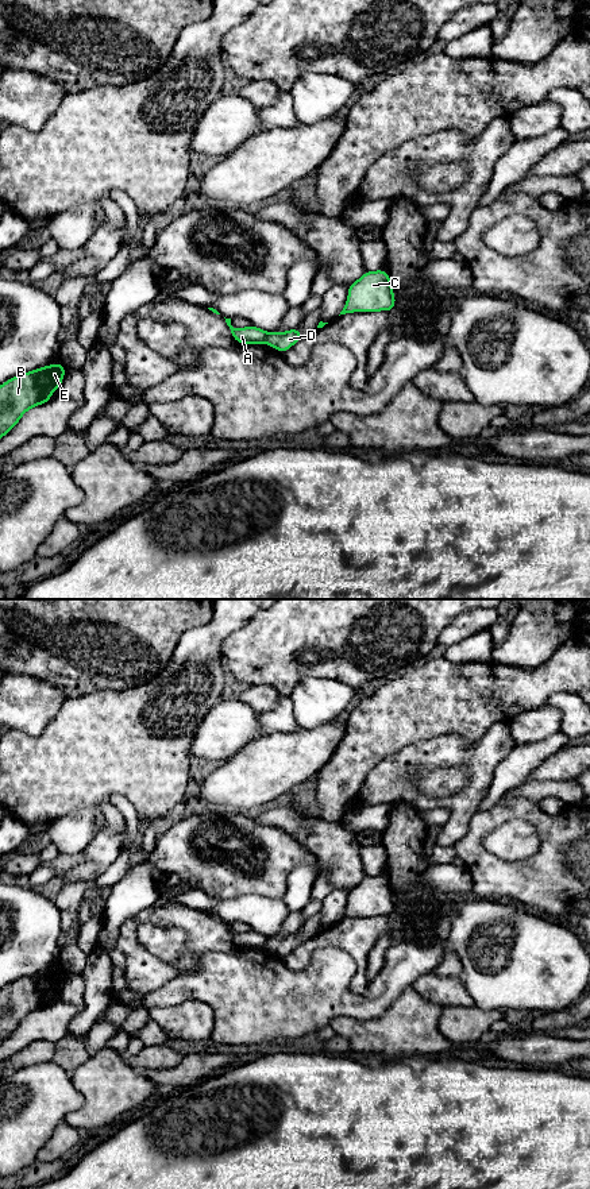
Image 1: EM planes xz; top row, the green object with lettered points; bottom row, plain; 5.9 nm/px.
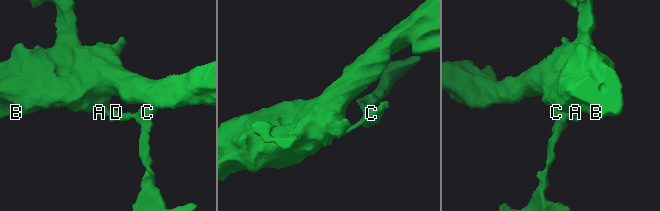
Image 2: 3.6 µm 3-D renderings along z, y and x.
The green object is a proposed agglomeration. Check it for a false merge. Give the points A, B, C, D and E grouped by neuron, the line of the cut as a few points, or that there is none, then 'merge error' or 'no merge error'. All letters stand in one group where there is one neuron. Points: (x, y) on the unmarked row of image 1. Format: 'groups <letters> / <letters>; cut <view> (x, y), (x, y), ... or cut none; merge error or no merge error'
groups A B E / C D; cut xz (267, 938), (265, 946); merge error

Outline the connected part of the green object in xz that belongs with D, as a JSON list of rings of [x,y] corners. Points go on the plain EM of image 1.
[[[298,933],[290,934],[288,937],[270,937],[267,938],[266,947],[284,958],[305,941],[306,939],[298,938]]]

